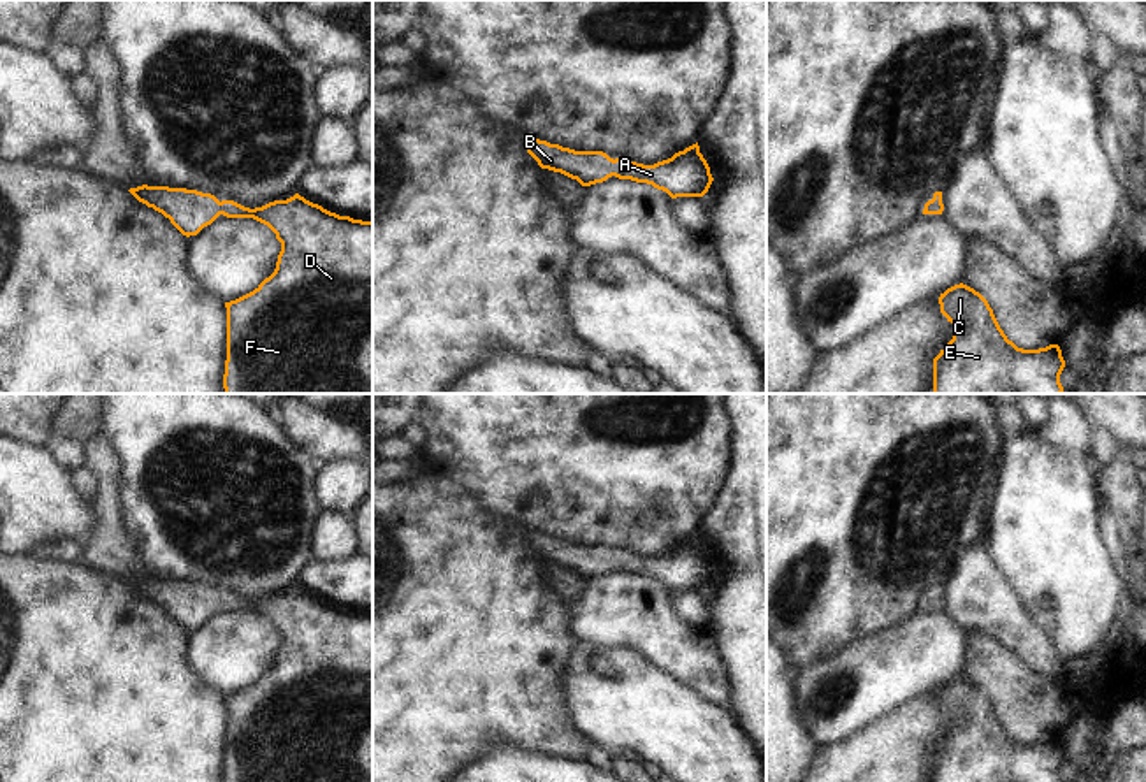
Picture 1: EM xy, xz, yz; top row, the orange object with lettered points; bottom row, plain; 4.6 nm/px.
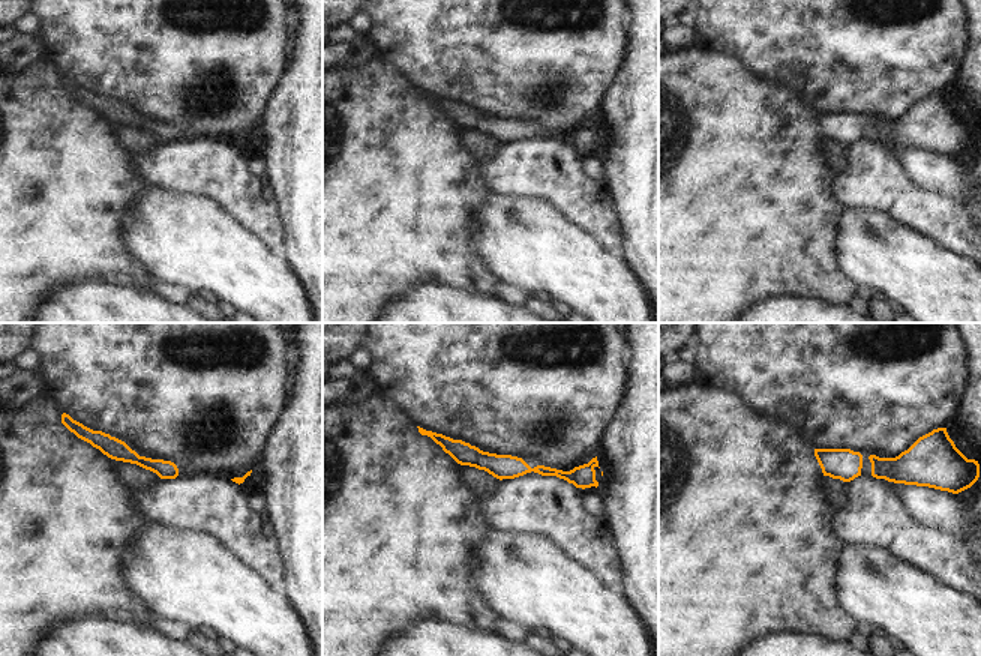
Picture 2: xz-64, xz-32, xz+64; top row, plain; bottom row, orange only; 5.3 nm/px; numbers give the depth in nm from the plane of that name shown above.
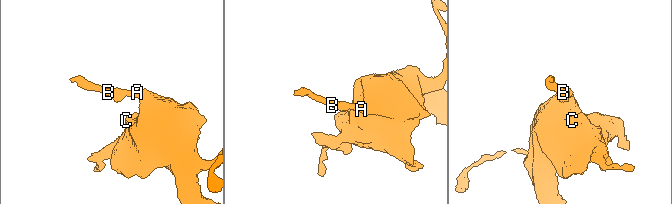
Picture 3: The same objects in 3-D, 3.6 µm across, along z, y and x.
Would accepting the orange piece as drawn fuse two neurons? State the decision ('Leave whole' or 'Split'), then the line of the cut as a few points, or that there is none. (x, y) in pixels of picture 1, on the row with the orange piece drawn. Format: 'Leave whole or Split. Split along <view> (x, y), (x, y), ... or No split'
Leave whole. No split.

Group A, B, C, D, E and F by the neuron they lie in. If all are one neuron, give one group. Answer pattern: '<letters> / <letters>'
A B C D E F

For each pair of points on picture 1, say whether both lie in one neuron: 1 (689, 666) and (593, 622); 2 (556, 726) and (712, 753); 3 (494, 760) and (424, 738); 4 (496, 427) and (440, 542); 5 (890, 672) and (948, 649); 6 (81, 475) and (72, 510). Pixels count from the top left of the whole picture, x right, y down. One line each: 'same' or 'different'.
1: same
2: different
3: different
4: different
5: same
6: different

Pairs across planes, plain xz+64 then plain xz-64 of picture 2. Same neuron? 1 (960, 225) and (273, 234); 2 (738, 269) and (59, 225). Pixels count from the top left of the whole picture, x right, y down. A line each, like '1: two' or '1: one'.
1: one
2: one

